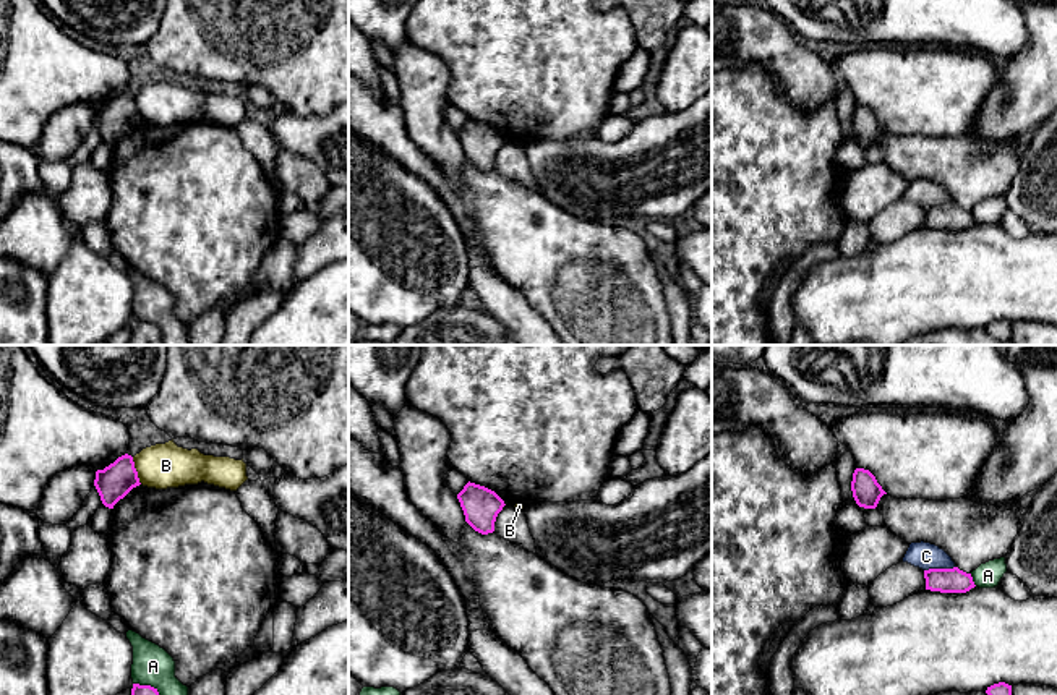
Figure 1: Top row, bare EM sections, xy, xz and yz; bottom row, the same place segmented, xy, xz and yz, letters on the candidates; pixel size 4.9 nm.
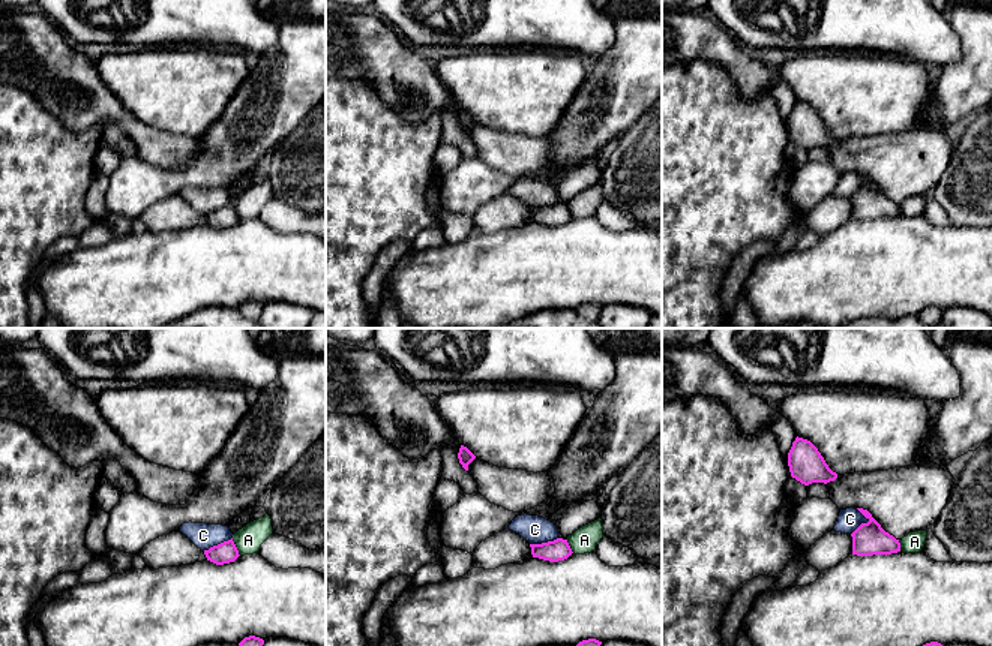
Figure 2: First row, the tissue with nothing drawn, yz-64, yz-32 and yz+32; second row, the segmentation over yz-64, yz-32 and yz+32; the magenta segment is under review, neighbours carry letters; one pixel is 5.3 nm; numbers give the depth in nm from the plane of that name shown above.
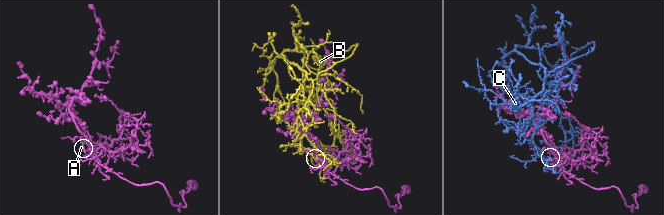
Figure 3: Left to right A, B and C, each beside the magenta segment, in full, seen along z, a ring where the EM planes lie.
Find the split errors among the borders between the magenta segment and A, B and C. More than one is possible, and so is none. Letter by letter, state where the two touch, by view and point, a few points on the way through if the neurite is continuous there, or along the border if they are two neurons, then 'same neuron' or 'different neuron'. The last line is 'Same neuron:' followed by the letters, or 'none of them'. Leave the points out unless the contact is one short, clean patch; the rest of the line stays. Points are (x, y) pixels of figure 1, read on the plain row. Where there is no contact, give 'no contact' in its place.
A: yz (971, 217) | different neuron
B: xy (135, 107) | along xy (132, 94), (141, 120) | different neuron
C: yz (939, 206) | different neuron
Same neuron: none of them

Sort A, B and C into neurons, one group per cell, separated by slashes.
A / B / C

